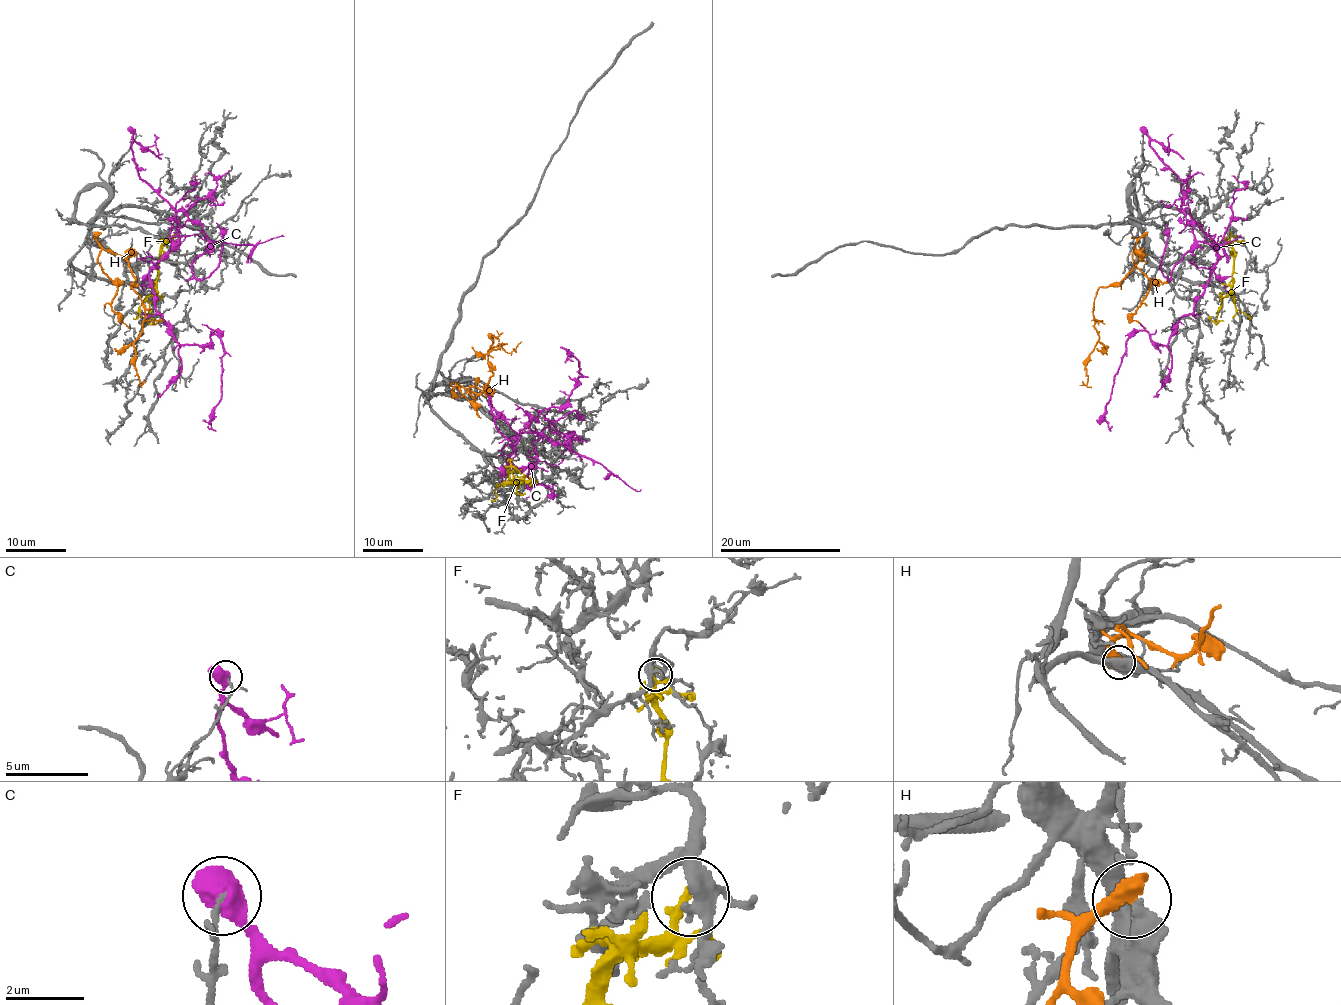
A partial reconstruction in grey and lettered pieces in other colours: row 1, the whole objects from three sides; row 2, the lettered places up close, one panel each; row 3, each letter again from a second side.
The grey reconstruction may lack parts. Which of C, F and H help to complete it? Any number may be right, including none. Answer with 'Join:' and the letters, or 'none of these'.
Join: none of these

